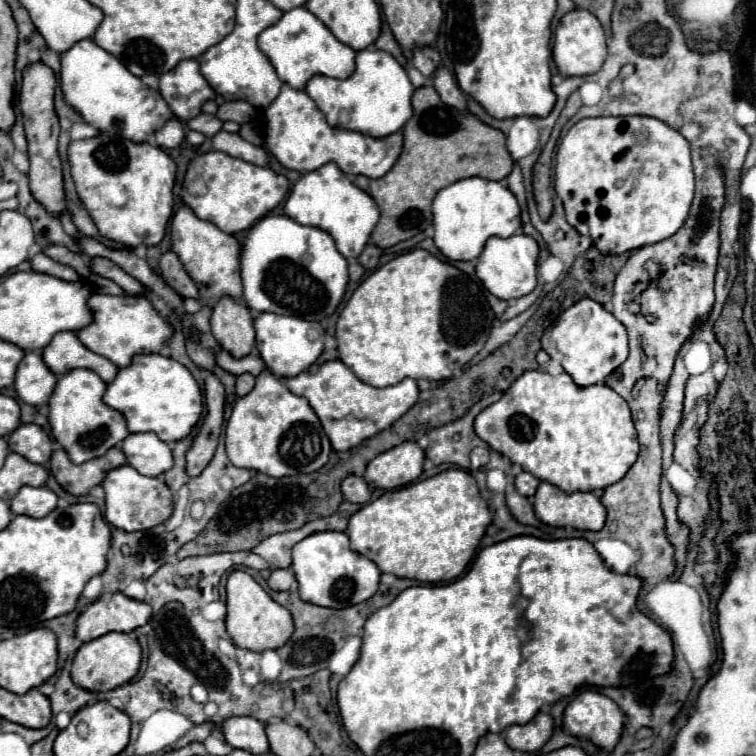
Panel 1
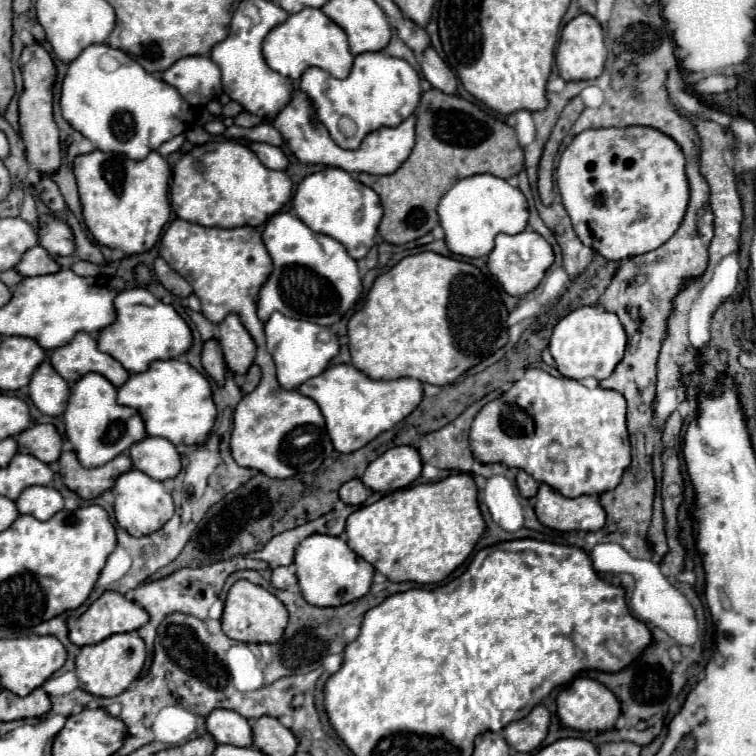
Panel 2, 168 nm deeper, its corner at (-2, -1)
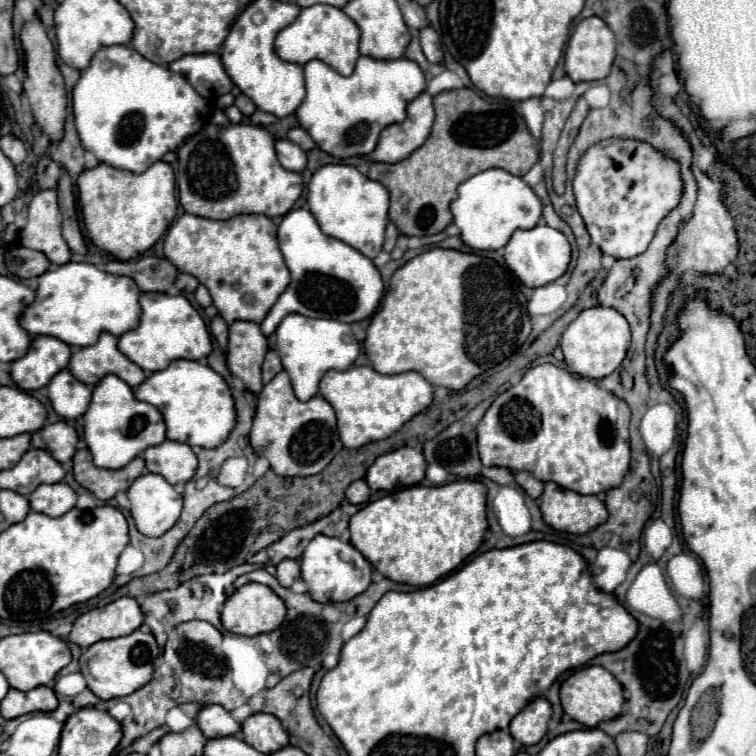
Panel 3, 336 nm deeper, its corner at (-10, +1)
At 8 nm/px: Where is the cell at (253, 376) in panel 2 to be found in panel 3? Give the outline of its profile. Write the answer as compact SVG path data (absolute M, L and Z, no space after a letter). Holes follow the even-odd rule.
M268 350L266 360L264 360L264 366L262 366L262 382L268 384L280 370L282 370L280 356L278 356L274 350Z

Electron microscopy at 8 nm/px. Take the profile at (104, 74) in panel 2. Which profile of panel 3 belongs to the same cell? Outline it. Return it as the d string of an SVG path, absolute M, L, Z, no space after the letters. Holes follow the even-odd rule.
M108 46L94 54L90 66L80 72L80 78L72 90L72 108L82 146L94 152L100 162L114 168L126 168L130 172L144 172L166 152L178 150L188 136L198 132L210 120L212 112L210 104L198 96L194 88L190 88L184 76L146 60L130 46Z

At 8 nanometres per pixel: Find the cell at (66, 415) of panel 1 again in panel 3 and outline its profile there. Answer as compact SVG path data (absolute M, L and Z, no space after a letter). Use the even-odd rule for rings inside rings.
M114 374L104 376L92 390L92 400L84 418L84 440L98 468L122 468L148 446L166 438L166 426L160 412L146 402L134 398L132 388Z

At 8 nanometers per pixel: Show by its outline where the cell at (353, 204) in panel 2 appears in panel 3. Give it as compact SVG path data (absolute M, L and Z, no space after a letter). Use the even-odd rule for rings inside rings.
M328 164L328 166L322 166L320 170L316 170L308 184L308 206L324 234L350 244L352 248L356 248L370 260L376 258L376 254L382 250L384 230L386 230L386 222L388 222L388 190L380 182L374 182L374 180L366 178L364 174L360 174L354 166Z

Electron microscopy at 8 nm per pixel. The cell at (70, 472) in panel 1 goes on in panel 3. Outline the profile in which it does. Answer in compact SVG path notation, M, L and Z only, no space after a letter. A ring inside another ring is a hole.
M78 450L72 462L74 462L76 482L86 490L90 490L100 500L110 500L116 492L128 490L130 482L134 482L140 474L146 472L144 460L140 456L136 456L132 462L128 462L124 468L118 468L118 470L96 468L90 460L88 450Z

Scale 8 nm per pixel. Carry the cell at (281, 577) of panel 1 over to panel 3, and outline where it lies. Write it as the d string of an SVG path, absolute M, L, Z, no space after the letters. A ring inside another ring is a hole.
M282 560L278 566L278 574L276 574L276 578L278 578L278 582L282 584L282 586L286 586L286 588L290 588L292 586L292 582L296 582L298 578L300 578L300 560Z

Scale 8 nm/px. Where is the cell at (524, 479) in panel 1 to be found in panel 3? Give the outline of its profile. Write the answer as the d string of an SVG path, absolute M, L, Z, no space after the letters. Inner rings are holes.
M516 472L516 482L518 482L518 484L526 490L526 494L532 496L532 498L538 498L538 496L542 494L542 490L544 490L544 482L536 480L530 472Z

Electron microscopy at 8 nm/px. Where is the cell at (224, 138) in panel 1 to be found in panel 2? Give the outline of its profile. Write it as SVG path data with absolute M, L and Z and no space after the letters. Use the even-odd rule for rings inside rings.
M256 142L250 144L250 148L258 154L258 158L262 160L264 166L268 166L272 170L286 170L288 158L282 148L272 146L272 144L256 144Z

